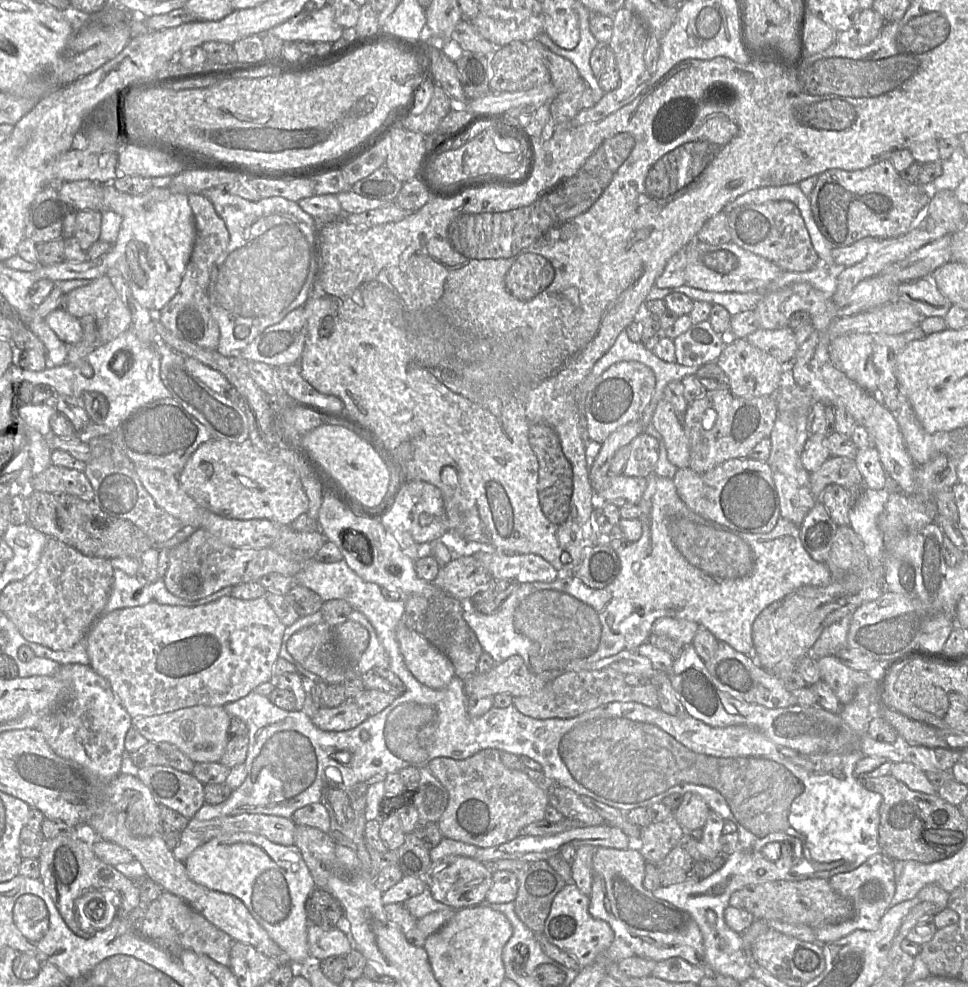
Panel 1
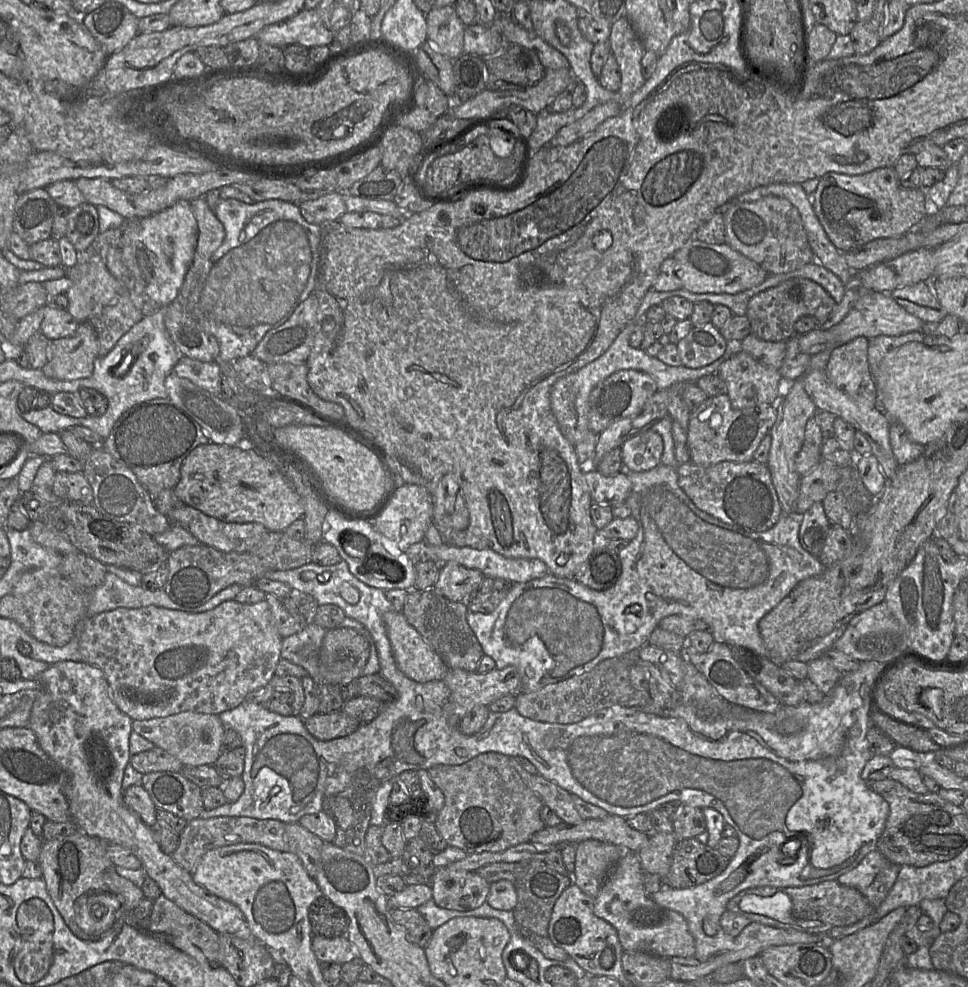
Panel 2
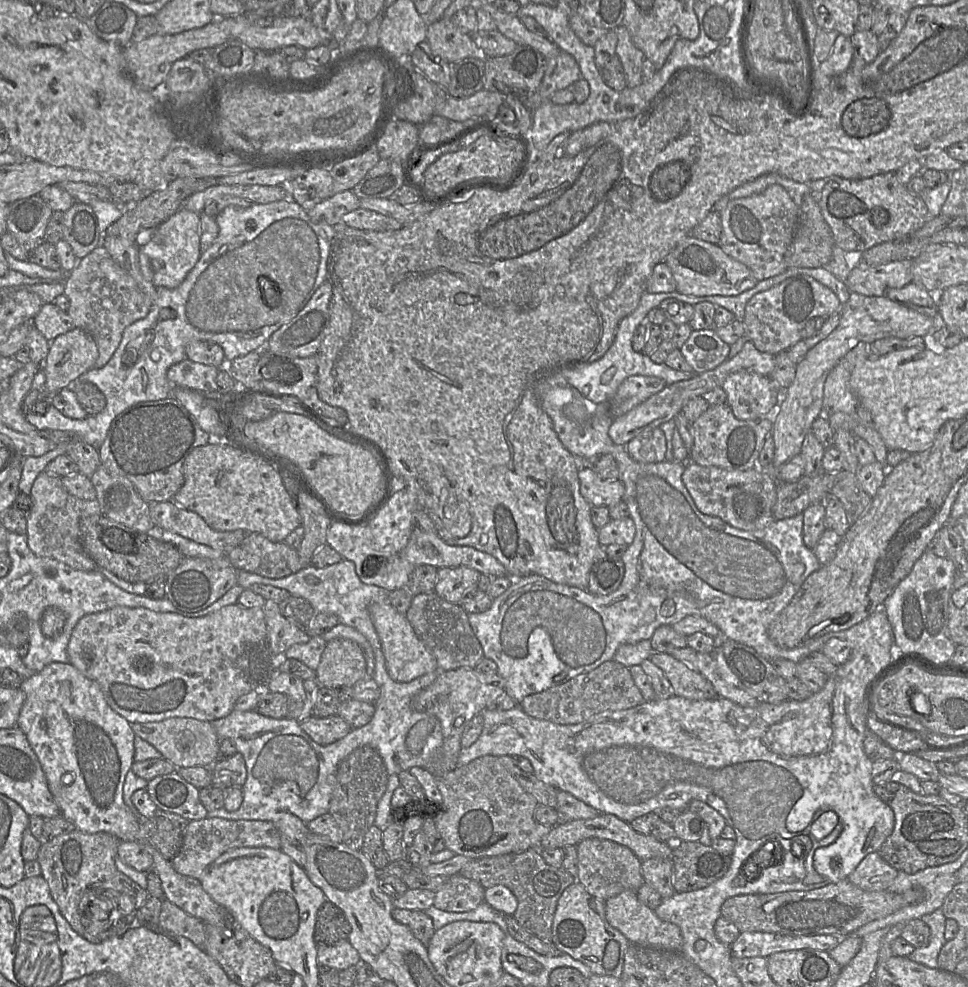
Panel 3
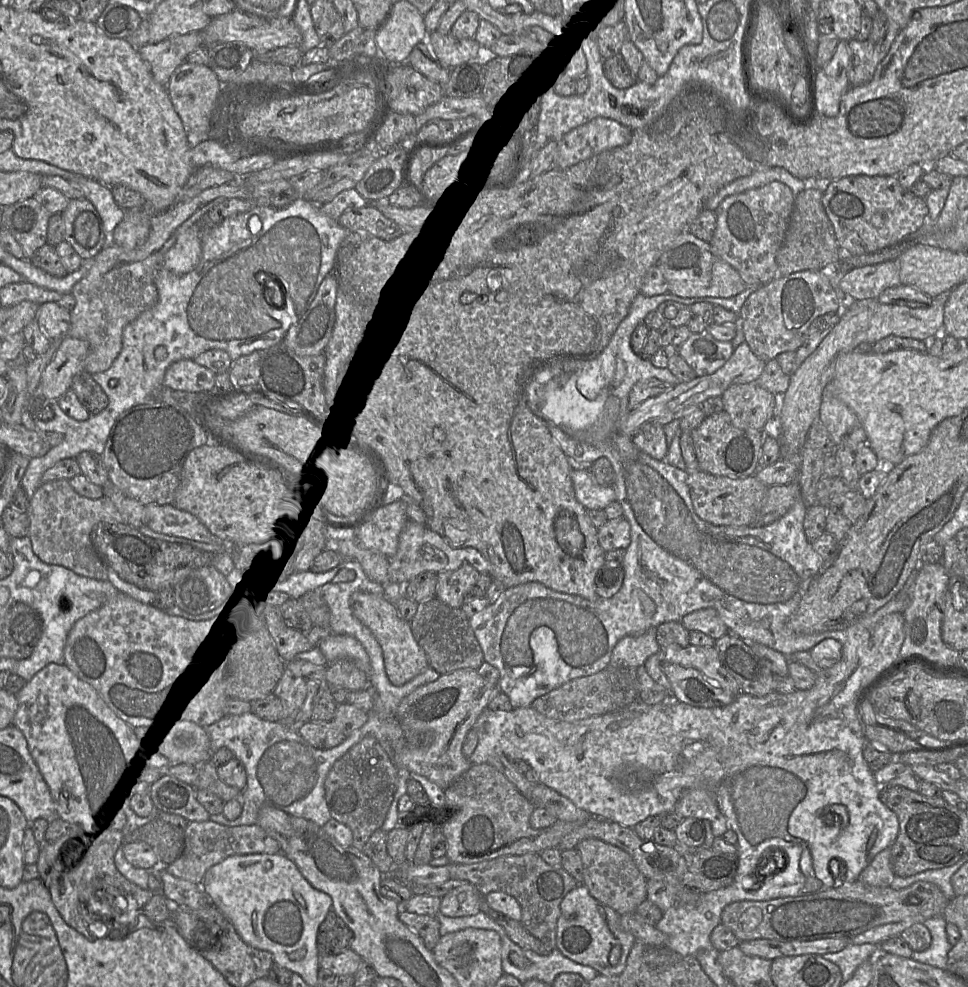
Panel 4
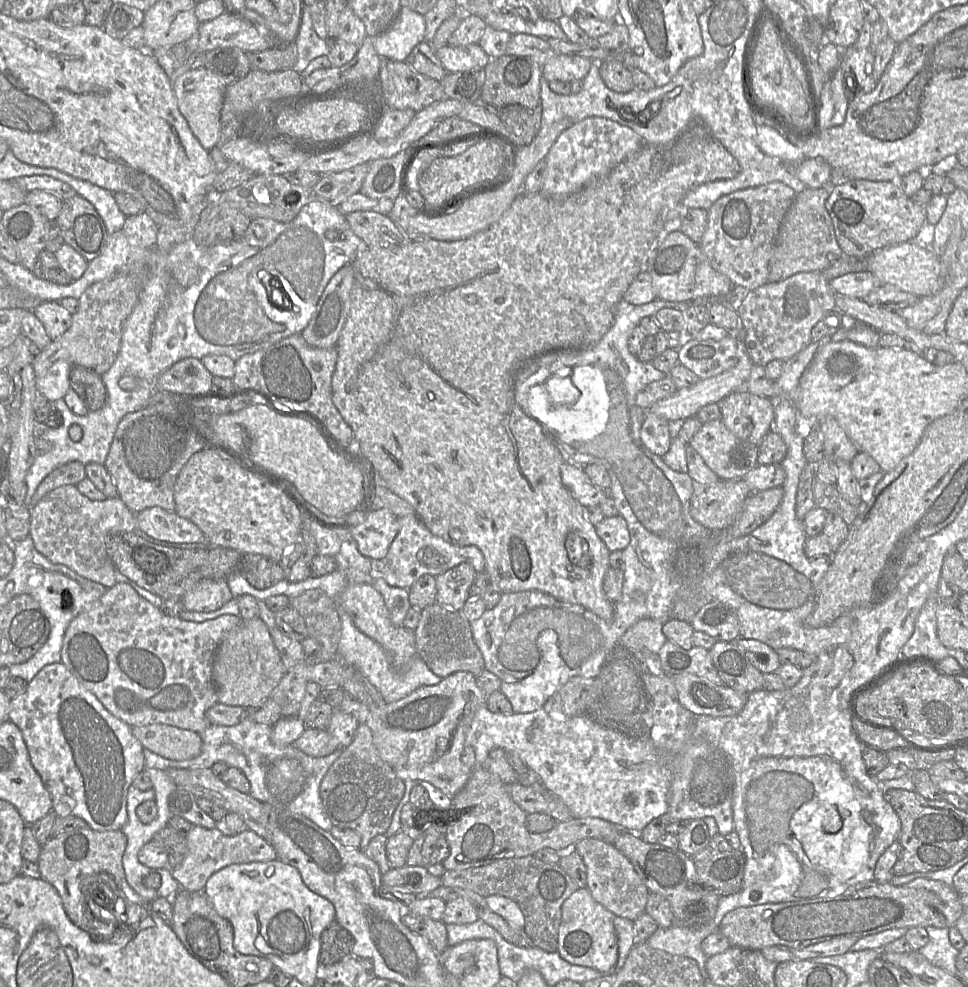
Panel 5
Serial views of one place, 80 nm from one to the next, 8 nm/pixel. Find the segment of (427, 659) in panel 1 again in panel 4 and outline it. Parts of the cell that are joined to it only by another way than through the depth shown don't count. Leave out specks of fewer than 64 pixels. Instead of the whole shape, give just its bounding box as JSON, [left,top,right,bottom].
[351,592,429,685]

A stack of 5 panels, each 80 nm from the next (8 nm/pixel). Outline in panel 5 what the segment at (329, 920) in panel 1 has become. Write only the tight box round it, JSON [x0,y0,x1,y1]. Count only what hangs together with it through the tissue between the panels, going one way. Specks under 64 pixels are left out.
[320,919,354,965]

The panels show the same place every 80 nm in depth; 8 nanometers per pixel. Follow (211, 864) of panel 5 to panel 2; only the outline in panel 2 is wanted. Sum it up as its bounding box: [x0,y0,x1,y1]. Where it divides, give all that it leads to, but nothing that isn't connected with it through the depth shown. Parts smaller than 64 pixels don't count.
[171,816,289,873]

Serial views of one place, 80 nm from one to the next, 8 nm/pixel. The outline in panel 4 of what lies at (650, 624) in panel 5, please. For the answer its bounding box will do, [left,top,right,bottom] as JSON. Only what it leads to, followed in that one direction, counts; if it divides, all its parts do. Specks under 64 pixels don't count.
[610,628,661,668]

